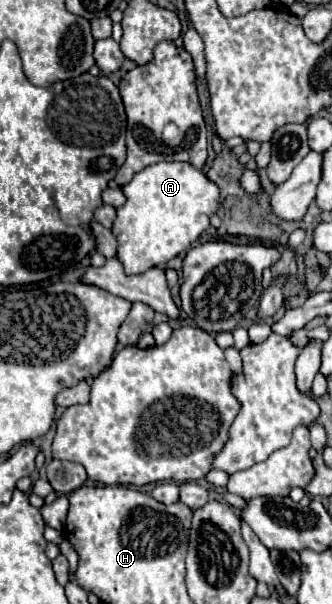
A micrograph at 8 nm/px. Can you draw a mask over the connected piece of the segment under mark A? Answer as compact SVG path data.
M158 162L152 164L132 178L130 184L122 188L126 196L126 204L118 208L118 216L114 220L114 236L118 238L118 260L124 264L128 274L142 274L152 266L166 264L176 258L180 252L188 250L188 246L200 238L204 230L210 226L210 216L218 212L220 206L220 188L212 182L200 168L188 162Z

